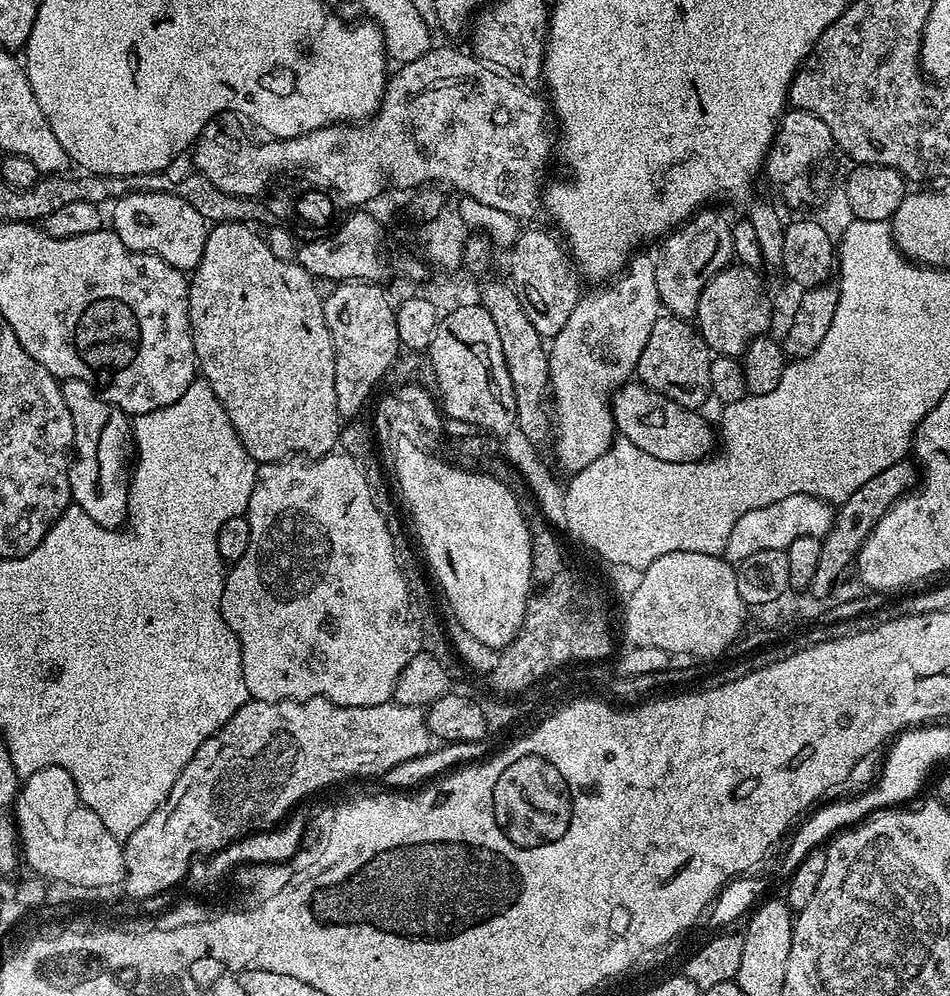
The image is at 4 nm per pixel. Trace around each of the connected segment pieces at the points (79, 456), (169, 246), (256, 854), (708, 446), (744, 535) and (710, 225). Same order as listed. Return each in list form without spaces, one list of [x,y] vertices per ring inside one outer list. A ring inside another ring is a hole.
[[[66,380],[60,389],[74,422],[74,455],[68,466],[72,504],[90,514],[98,526],[119,530],[128,519],[130,417],[118,406],[103,400],[94,386],[86,382]]]
[[[134,192],[126,194],[124,197],[115,201],[111,205],[111,208],[111,231],[116,232],[118,238],[122,238],[122,242],[130,250],[154,254],[158,258],[162,258],[162,262],[174,266],[179,272],[185,274],[191,273],[198,266],[198,262],[202,258],[202,250],[206,246],[210,224],[207,220],[204,220],[198,210],[194,210],[188,202],[184,201],[182,196],[175,196],[173,193]]]
[[[302,802],[293,808],[288,816],[270,829],[264,829],[263,832],[249,833],[247,836],[240,837],[226,847],[217,849],[209,858],[197,857],[188,865],[187,874],[182,881],[190,894],[202,894],[208,890],[212,890],[218,885],[227,874],[237,868],[249,864],[276,864],[291,861],[303,838],[308,820],[312,820],[316,816],[315,810],[310,806],[311,803]]]
[[[629,382],[617,388],[612,396],[612,417],[617,433],[623,439],[634,442],[638,450],[650,454],[650,458],[658,458],[662,462],[694,462],[713,455],[718,444],[718,432],[700,414],[639,382]]]
[[[790,494],[790,498],[782,498],[778,502],[770,502],[770,506],[758,506],[758,510],[746,510],[738,522],[734,522],[734,530],[730,530],[730,538],[722,553],[725,560],[739,562],[750,558],[750,554],[758,554],[758,550],[786,550],[794,538],[803,536],[827,536],[832,529],[834,517],[833,505],[818,496],[806,494]]]
[[[701,210],[679,228],[673,228],[663,237],[660,253],[655,253],[654,282],[658,282],[658,298],[665,313],[681,318],[695,317],[698,298],[702,298],[702,290],[710,278],[733,263],[733,221],[720,212],[708,211],[712,210]]]

